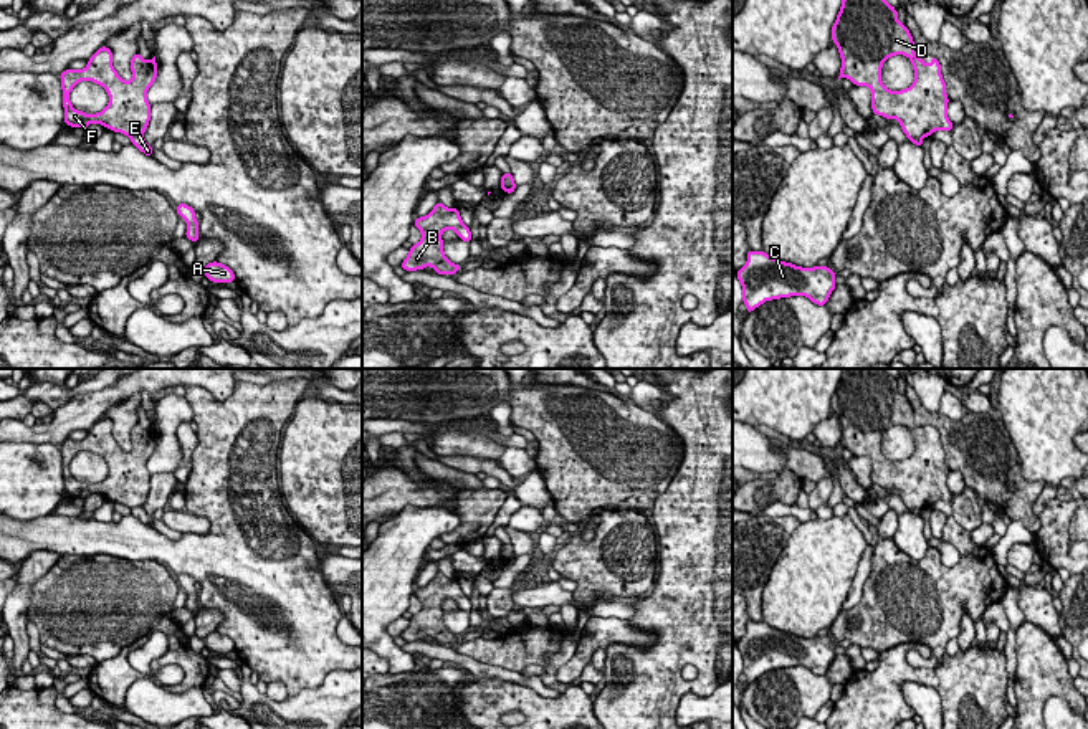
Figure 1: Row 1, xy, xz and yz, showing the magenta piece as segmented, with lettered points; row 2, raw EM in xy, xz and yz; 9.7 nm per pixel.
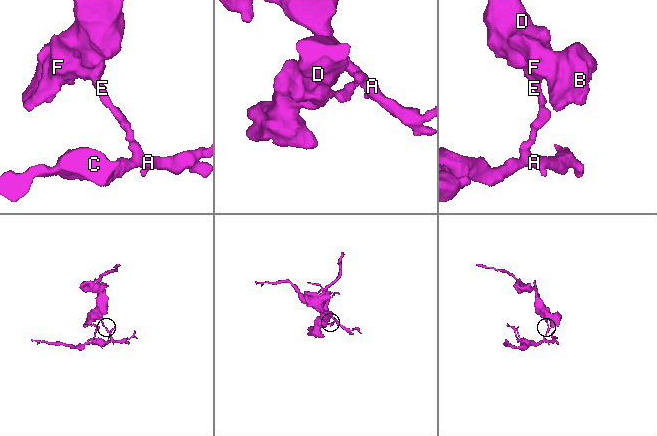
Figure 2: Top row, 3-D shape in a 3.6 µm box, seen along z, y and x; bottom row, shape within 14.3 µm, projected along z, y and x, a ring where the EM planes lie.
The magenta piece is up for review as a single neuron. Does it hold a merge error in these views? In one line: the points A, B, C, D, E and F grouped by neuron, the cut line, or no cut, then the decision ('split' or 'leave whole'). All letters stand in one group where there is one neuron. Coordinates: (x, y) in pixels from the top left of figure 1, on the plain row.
A C E / B D F | xy (143, 505), (131, 509) | split

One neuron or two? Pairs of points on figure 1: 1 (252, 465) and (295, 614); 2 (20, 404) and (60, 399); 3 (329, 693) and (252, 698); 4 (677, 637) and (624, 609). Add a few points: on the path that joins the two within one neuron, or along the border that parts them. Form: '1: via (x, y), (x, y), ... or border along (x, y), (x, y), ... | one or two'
1: via (252, 501), (263, 577) | one
2: via (30, 395), (50, 395) | one
3: via (310, 708), (272, 706) | one
4: border along (627, 600), (632, 607), (629, 619) | two

